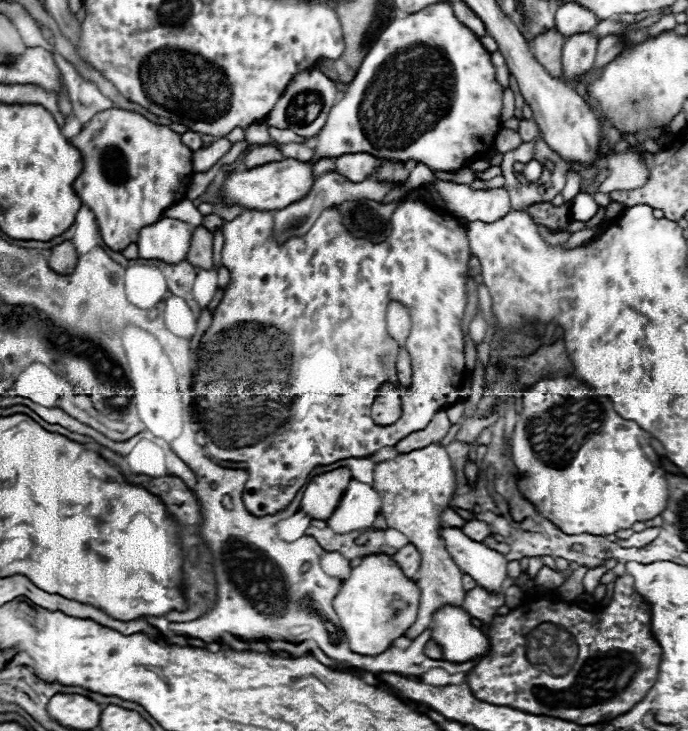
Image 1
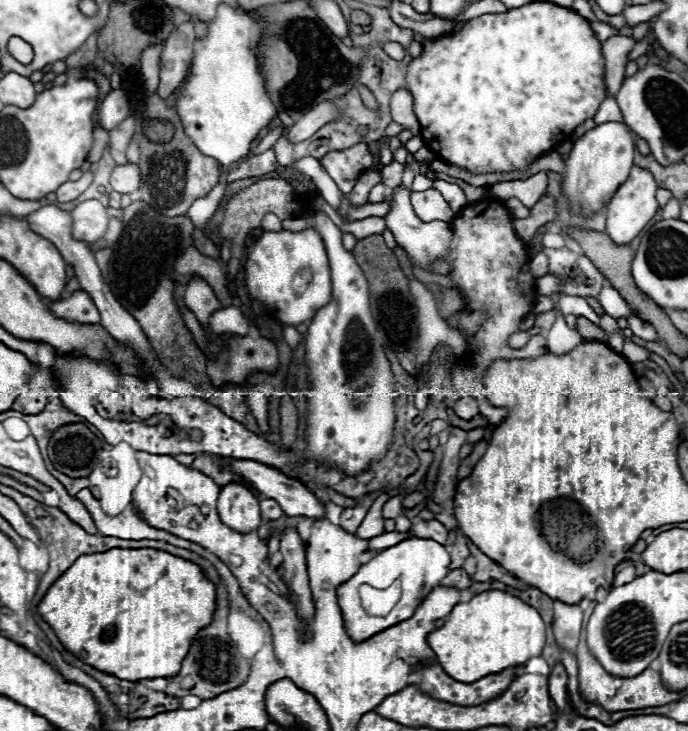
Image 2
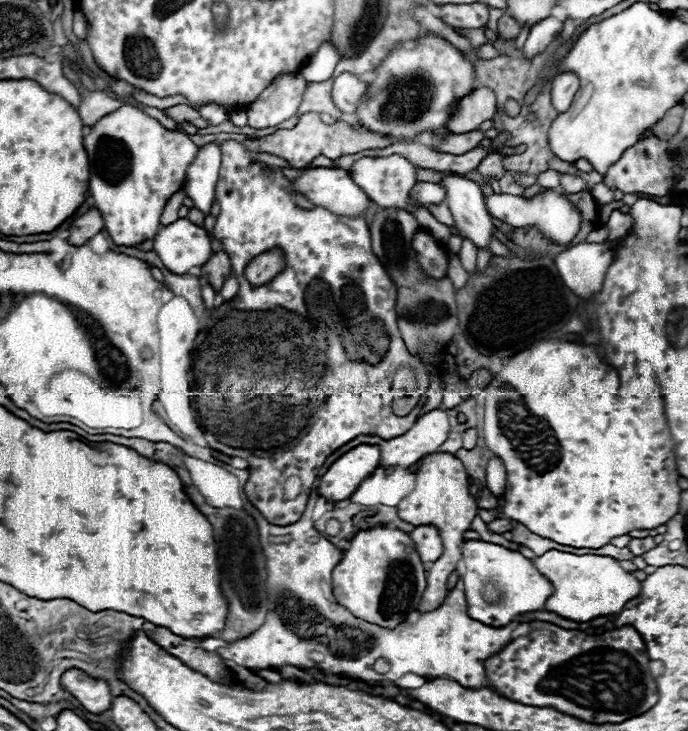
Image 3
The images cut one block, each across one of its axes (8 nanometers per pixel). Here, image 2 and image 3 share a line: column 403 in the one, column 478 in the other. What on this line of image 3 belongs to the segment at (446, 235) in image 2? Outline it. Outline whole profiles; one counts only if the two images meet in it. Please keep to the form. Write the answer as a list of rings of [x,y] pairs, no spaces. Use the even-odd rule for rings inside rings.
[[[448,174],[436,184],[446,188],[444,202],[452,212],[458,234],[474,242],[476,248],[488,248],[488,240],[494,234],[494,224],[486,210],[480,186],[458,174]]]

